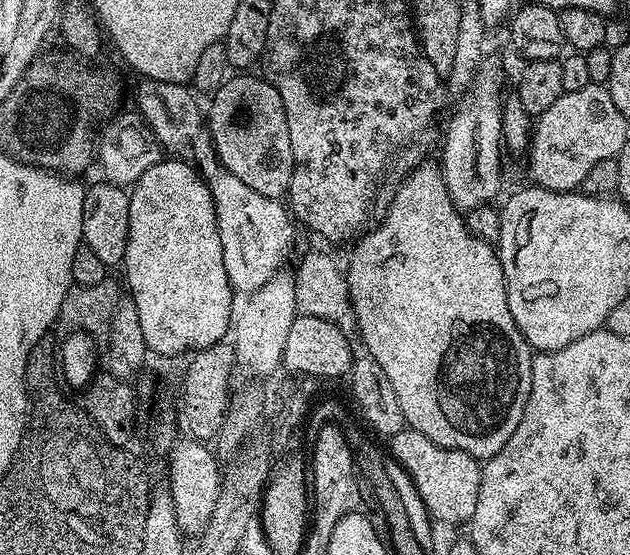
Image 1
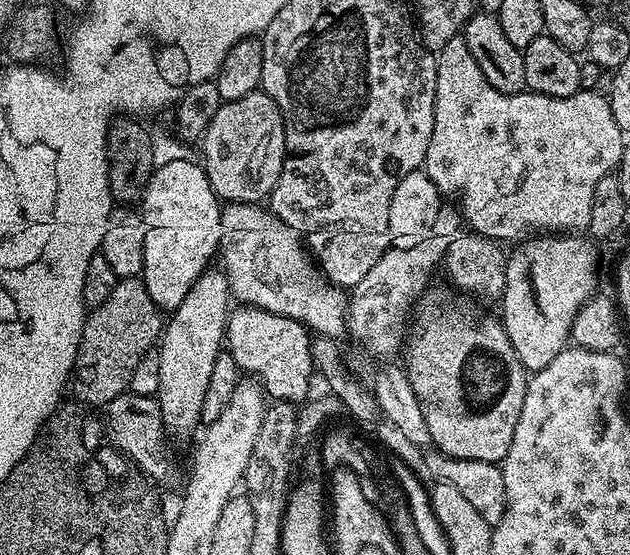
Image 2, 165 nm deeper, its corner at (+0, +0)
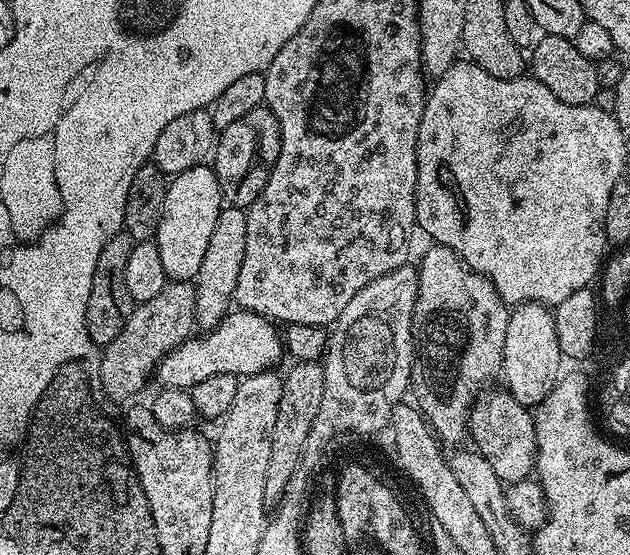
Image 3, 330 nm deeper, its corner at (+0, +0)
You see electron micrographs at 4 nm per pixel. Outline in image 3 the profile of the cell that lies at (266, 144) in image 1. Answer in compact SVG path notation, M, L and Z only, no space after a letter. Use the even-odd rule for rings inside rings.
M266 106L250 110L250 114L238 118L231 126L226 126L214 145L214 155L210 167L216 172L220 195L233 208L247 209L258 198L266 186L268 175L278 162L280 153L280 127L278 118Z

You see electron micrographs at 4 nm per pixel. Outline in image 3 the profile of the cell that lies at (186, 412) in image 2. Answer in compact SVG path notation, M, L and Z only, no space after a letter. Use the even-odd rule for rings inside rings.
M231 206L221 207L218 222L214 222L214 234L206 245L206 255L202 266L198 266L196 286L196 323L204 330L215 328L222 317L227 316L234 304L238 274L242 270L242 258L246 258L246 218L247 211Z

